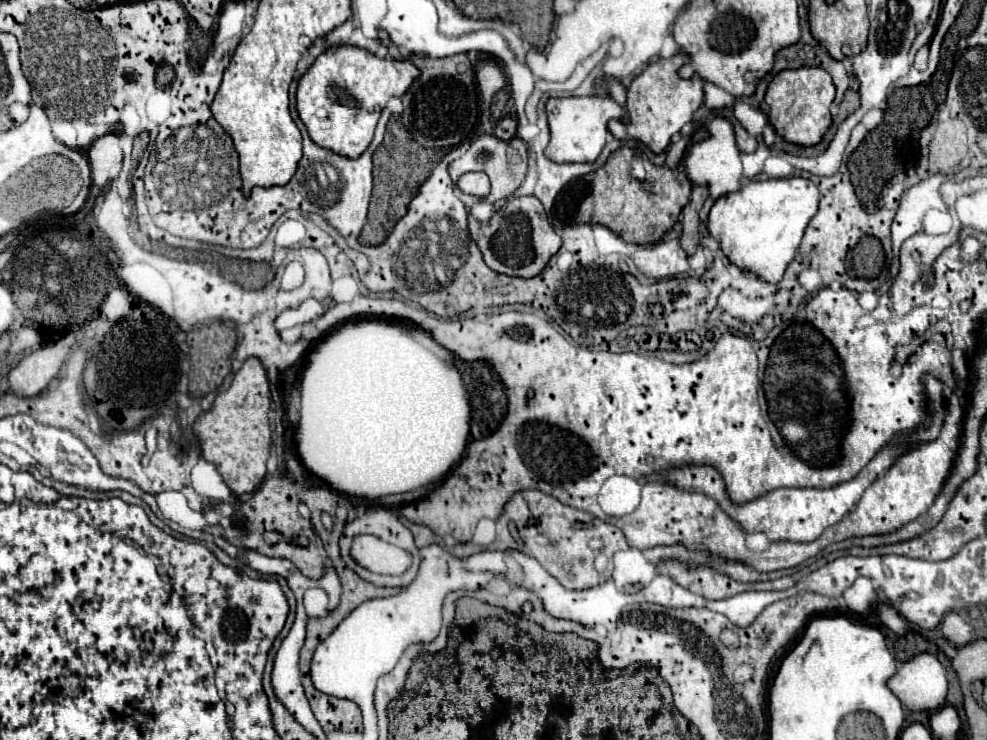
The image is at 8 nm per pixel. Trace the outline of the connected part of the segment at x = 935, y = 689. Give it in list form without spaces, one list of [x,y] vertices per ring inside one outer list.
[[[920,653],[900,665],[888,679],[888,687],[908,709],[934,711],[944,705],[948,681],[936,655]]]

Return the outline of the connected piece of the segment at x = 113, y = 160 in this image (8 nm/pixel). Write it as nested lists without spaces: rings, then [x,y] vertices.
[[[104,135],[96,139],[88,151],[90,169],[92,169],[92,187],[90,197],[96,197],[110,179],[110,171],[122,165],[120,139],[116,135]]]

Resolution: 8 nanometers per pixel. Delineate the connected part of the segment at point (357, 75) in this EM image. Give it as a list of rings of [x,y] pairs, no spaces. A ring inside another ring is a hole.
[[[330,47],[320,53],[312,67],[300,77],[296,111],[316,145],[356,159],[368,149],[380,111],[386,107],[388,99],[392,95],[404,95],[418,73],[420,71],[410,61],[378,59],[360,47]]]

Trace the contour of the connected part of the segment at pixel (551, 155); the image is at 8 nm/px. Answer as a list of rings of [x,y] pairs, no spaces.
[[[568,97],[548,99],[546,115],[550,125],[550,143],[546,147],[548,159],[556,163],[594,163],[606,143],[608,119],[622,119],[624,109],[612,97]]]

